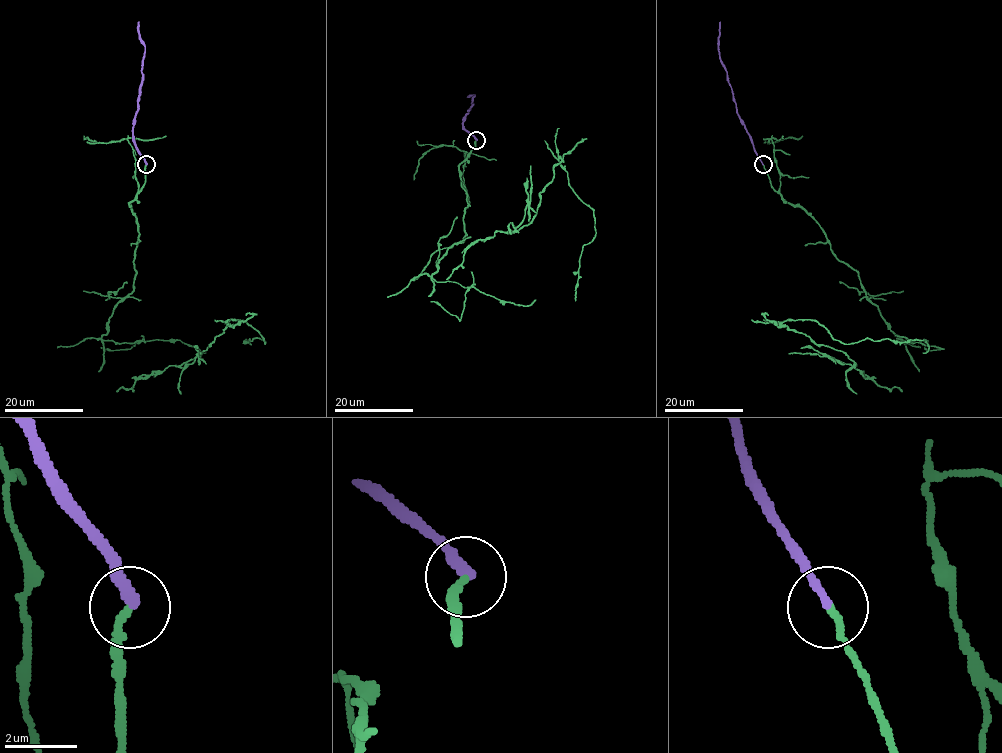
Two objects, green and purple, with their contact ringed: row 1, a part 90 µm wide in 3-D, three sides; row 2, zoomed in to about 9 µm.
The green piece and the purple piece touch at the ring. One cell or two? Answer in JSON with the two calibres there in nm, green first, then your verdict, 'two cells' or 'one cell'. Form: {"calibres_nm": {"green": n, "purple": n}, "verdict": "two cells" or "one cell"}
{"calibres_nm": {"green": 200, "purple": 280}, "verdict": "two cells"}

